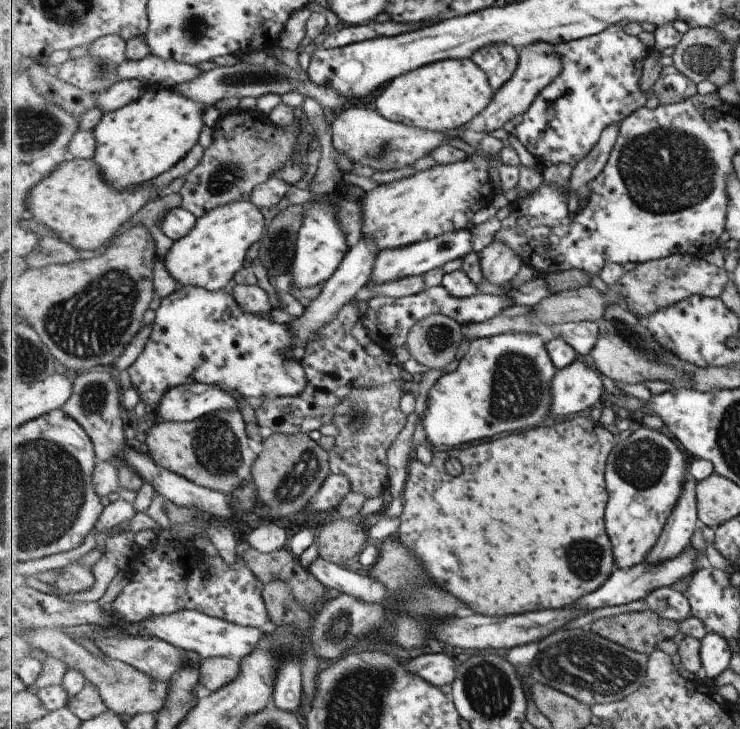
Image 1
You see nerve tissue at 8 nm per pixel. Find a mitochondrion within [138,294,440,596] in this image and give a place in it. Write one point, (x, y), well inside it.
(215, 445)

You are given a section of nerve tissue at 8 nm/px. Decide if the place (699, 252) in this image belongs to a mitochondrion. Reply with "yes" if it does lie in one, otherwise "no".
no

